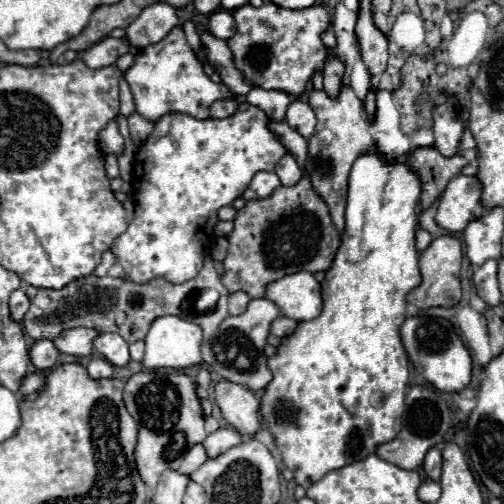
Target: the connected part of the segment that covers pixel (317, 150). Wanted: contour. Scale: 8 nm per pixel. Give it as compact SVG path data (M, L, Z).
M342 86L338 96L332 98L324 90L312 90L310 92L310 106L316 112L318 124L314 136L308 140L308 158L306 158L306 172L308 178L322 196L322 200L328 204L332 220L336 228L342 232L344 230L344 206L346 206L346 184L348 184L348 172L352 168L352 162L362 154L370 152L374 148L374 140L368 130L368 122L364 118L364 108L362 100L354 94L350 86Z

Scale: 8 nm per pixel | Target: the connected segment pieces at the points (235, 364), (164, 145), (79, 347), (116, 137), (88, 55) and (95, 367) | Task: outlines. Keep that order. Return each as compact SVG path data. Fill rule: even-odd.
M252 298L246 312L240 316L228 316L218 332L210 338L210 348L208 352L202 354L204 362L210 366L210 370L224 380L236 382L236 384L244 384L248 386L252 392L256 390L264 390L268 386L268 382L272 380L272 372L266 366L266 356L264 356L264 346L266 346L266 338L268 338L268 328L270 322L274 318L280 316L278 306L268 300L268 298Z
M240 102L236 112L222 120L198 120L180 112L162 116L154 124L154 132L136 154L132 174L136 206L134 218L130 220L128 230L120 234L112 244L112 252L118 256L118 264L124 268L124 276L140 284L156 276L162 276L174 284L192 280L200 272L202 262L214 242L214 226L218 222L216 212L222 206L232 204L234 198L242 196L258 170L274 170L276 162L284 154L286 148L268 130L268 116L260 108L246 102Z
M72 328L54 338L54 344L64 354L90 356L94 352L96 336L98 332L94 332L94 328Z
M110 120L100 132L100 148L104 154L120 154L124 148L124 138L118 132L118 122Z
M102 38L98 44L90 46L88 50L84 50L82 60L90 66L90 68L104 68L116 62L118 56L128 52L128 42L124 38Z
M92 358L90 364L88 364L88 374L90 378L110 378L112 376L112 364L104 358Z

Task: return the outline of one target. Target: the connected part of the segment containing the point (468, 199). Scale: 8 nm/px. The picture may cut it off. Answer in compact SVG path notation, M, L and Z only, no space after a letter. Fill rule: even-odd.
M458 174L446 186L446 192L440 196L436 222L448 232L462 232L466 224L484 214L484 206L480 202L482 184L476 176Z

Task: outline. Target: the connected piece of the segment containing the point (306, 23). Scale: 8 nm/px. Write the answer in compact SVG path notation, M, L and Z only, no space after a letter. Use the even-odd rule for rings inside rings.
M264 2L260 8L244 4L236 8L232 16L236 20L236 34L228 40L228 48L232 50L234 66L242 72L244 80L264 90L284 90L300 96L310 76L322 68L328 56L328 48L320 40L320 34L330 26L328 10L324 6L284 10L274 2Z

